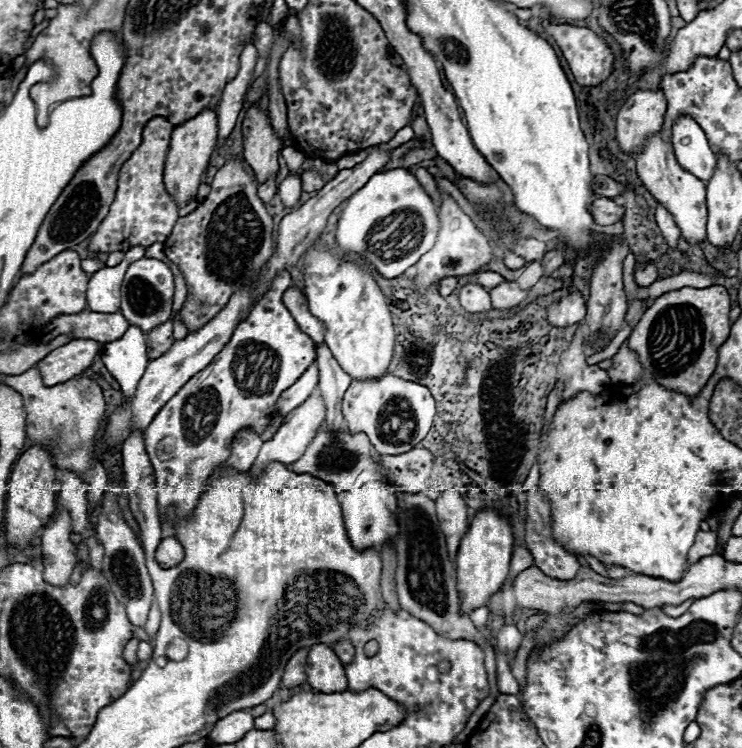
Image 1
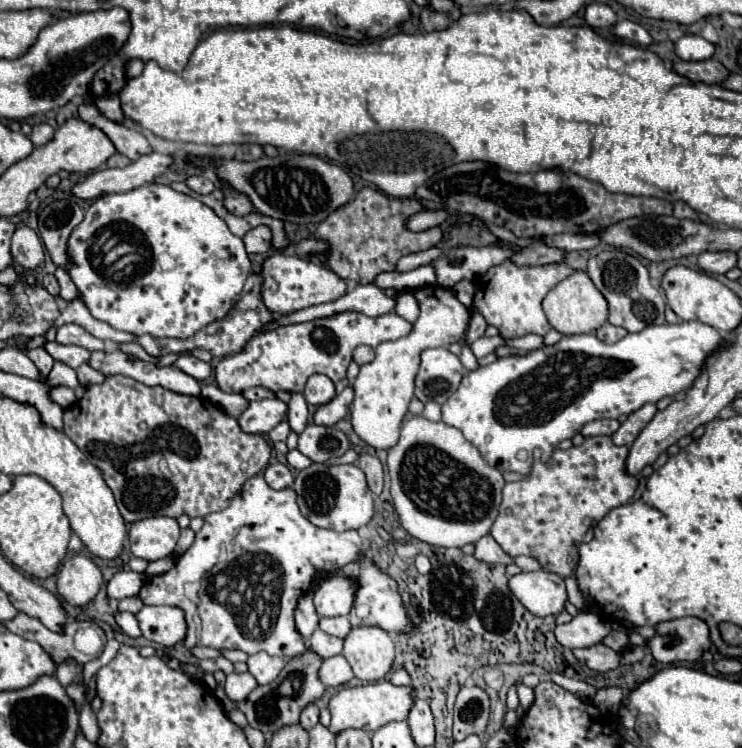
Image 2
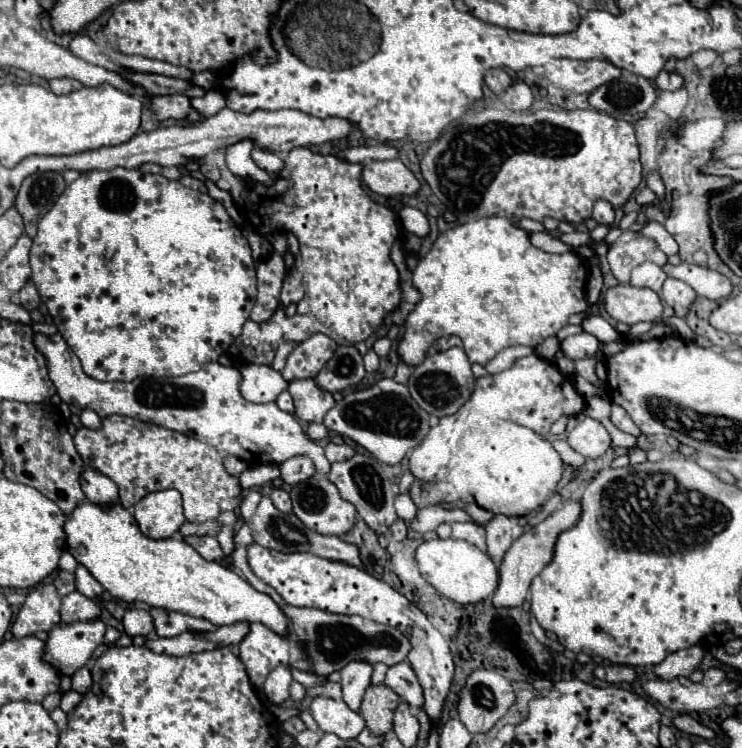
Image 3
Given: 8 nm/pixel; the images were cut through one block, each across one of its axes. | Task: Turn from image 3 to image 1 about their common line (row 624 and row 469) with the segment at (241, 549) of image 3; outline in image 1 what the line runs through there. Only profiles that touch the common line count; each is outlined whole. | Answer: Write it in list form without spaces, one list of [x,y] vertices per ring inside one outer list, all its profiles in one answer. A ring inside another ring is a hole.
[[[322,424],[322,428],[316,432],[314,440],[308,444],[302,458],[296,460],[294,464],[290,464],[288,468],[296,474],[312,474],[314,478],[318,478],[322,482],[330,482],[330,486],[334,486],[336,492],[342,492],[342,490],[348,490],[354,484],[356,476],[362,470],[372,470],[380,476],[382,482],[388,482],[384,478],[384,468],[378,462],[374,462],[374,458],[380,458],[380,454],[372,448],[366,434],[362,434],[362,432],[360,434],[350,434],[348,428],[336,432],[336,430],[328,430]]]

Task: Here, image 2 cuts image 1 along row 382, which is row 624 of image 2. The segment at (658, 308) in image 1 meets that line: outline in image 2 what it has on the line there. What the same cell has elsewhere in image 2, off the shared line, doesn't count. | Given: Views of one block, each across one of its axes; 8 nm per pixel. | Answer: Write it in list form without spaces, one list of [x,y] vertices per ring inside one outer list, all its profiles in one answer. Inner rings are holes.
[[[678,618],[670,622],[662,622],[656,626],[656,636],[648,640],[648,648],[658,662],[672,664],[672,662],[694,662],[710,648],[710,632],[708,626],[700,618]]]

